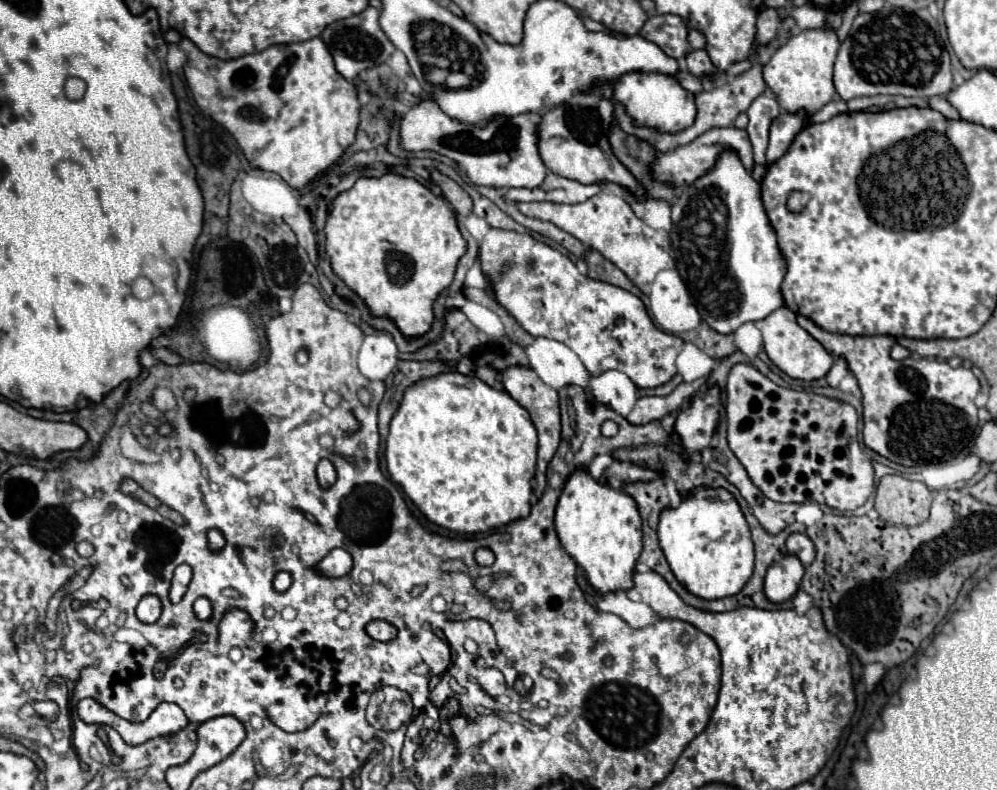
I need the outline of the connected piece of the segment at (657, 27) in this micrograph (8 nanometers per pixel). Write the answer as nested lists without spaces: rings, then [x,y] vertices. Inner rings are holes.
[[[655,15],[645,23],[639,35],[647,41],[653,41],[657,47],[661,47],[661,51],[665,51],[665,55],[677,61],[691,51],[687,41],[689,27],[685,27],[685,19],[679,15]]]

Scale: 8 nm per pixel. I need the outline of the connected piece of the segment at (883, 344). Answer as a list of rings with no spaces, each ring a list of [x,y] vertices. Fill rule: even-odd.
[[[797,315],[797,323],[815,337],[833,357],[843,357],[855,375],[862,393],[863,443],[893,463],[915,467],[941,463],[965,451],[977,435],[975,397],[981,389],[979,379],[969,367],[951,367],[947,361],[891,359],[889,351],[897,343],[889,335],[851,337],[823,331],[811,319]]]

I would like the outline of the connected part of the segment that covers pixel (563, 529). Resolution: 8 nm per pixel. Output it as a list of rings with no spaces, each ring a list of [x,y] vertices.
[[[577,469],[575,473],[569,475],[569,479],[563,487],[563,493],[559,497],[557,511],[555,511],[555,529],[561,539],[561,545],[577,561],[577,565],[585,571],[587,583],[597,593],[607,595],[613,591],[629,591],[633,587],[635,563],[641,555],[643,539],[641,539],[641,517],[639,517],[637,505],[627,493],[615,491],[609,485],[601,485],[587,471]]]

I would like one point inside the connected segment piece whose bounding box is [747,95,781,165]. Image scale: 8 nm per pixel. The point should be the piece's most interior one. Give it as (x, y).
(763, 110)

